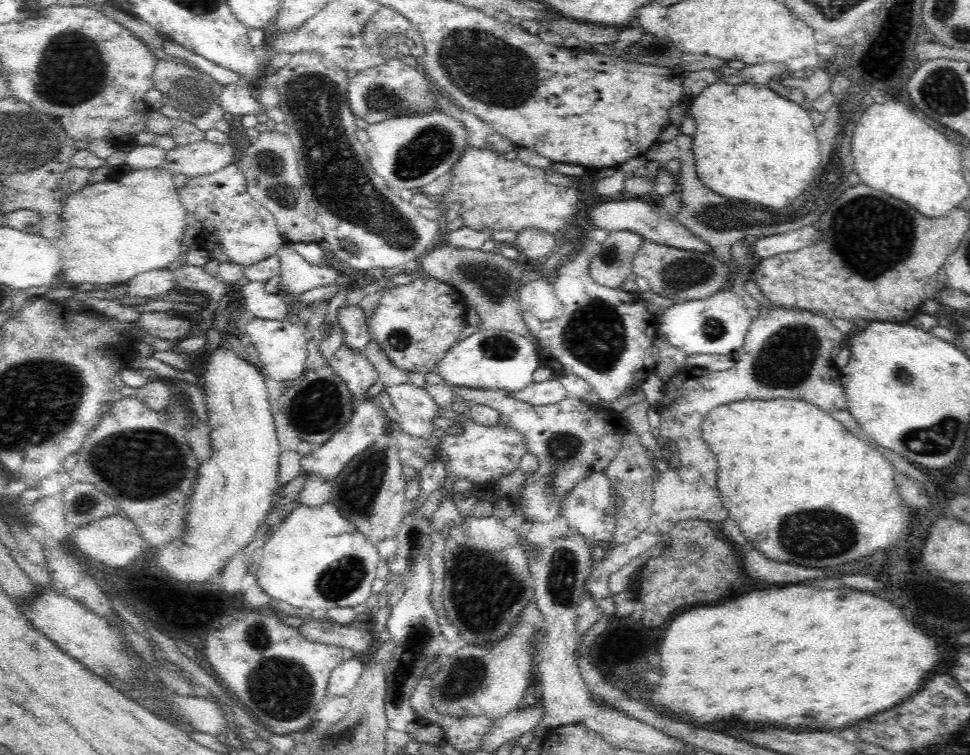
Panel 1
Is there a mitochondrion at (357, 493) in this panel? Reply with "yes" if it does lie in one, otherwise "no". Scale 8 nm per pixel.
yes

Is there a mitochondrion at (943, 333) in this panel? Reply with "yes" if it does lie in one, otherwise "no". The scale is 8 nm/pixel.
no

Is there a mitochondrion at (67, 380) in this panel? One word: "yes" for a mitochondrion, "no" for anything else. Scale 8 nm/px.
yes

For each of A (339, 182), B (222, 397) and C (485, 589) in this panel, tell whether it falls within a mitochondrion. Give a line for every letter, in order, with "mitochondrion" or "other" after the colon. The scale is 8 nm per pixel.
A: mitochondrion
B: other
C: mitochondrion

